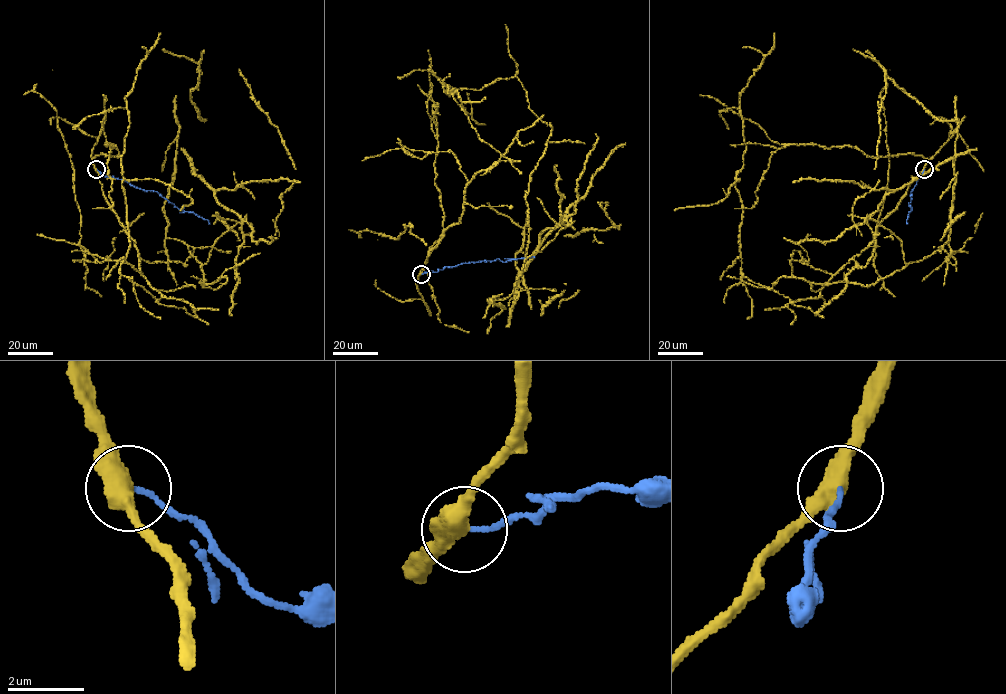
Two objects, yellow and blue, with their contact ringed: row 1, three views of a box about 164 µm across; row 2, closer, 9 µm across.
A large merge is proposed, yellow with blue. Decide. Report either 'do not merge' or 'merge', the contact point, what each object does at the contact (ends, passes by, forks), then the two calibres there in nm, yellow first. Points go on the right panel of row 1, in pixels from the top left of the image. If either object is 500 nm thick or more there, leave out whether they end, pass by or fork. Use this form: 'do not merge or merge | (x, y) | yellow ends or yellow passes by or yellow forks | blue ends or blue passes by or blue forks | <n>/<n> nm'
do not merge | (924, 169) | yellow passes by | blue ends | 480/120 nm

